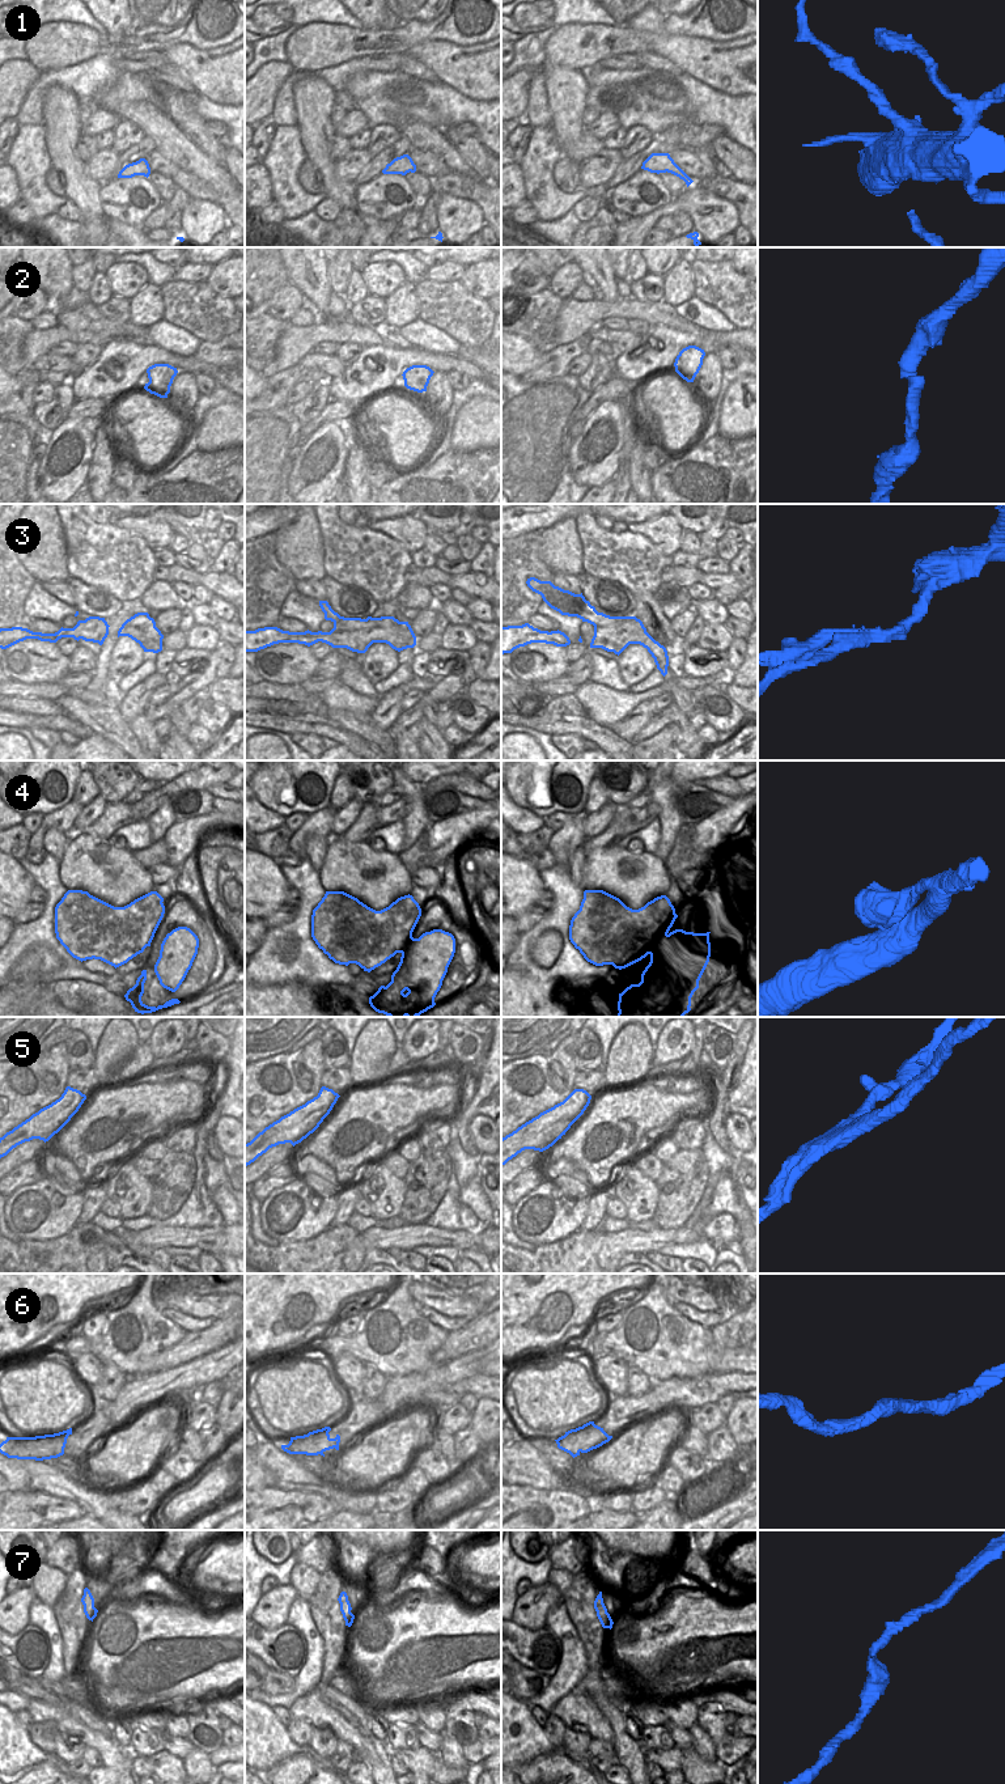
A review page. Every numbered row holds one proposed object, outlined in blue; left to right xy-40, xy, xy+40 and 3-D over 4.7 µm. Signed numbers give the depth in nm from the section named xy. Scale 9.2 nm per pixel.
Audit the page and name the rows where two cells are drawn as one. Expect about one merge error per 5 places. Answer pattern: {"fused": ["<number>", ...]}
{"fused": ["1", "3", "5"]}

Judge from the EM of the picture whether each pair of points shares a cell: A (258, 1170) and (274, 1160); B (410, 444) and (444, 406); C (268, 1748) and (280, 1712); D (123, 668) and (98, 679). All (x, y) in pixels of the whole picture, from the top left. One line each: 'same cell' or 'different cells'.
A: same cell
B: different cells
C: different cells
D: different cells

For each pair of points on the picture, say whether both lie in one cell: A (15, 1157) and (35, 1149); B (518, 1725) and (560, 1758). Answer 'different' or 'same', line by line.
A: same
B: same

